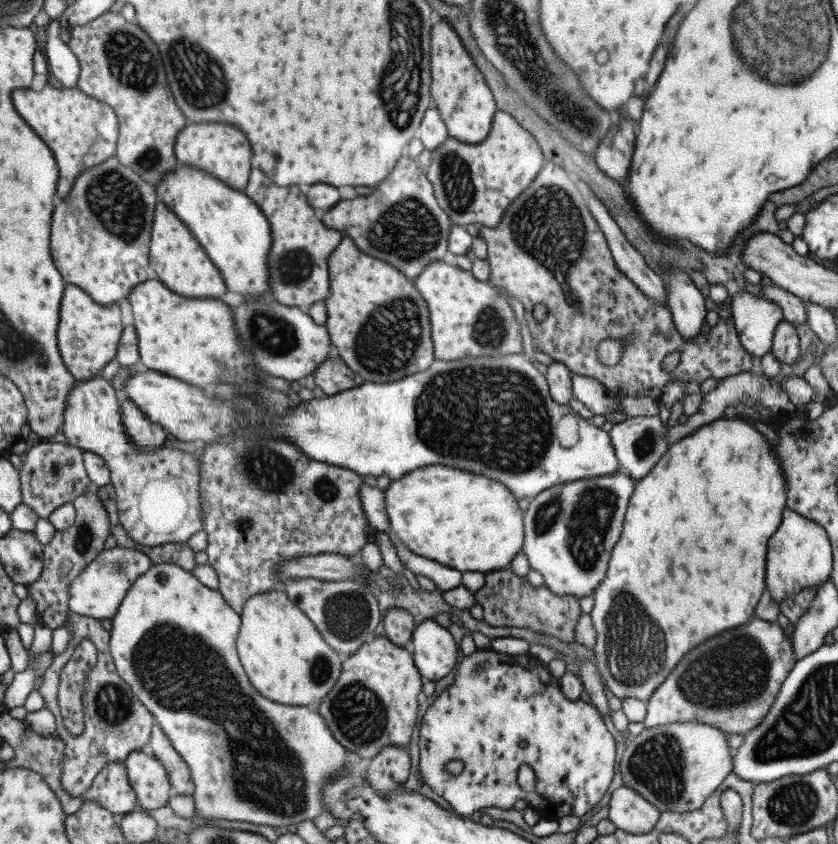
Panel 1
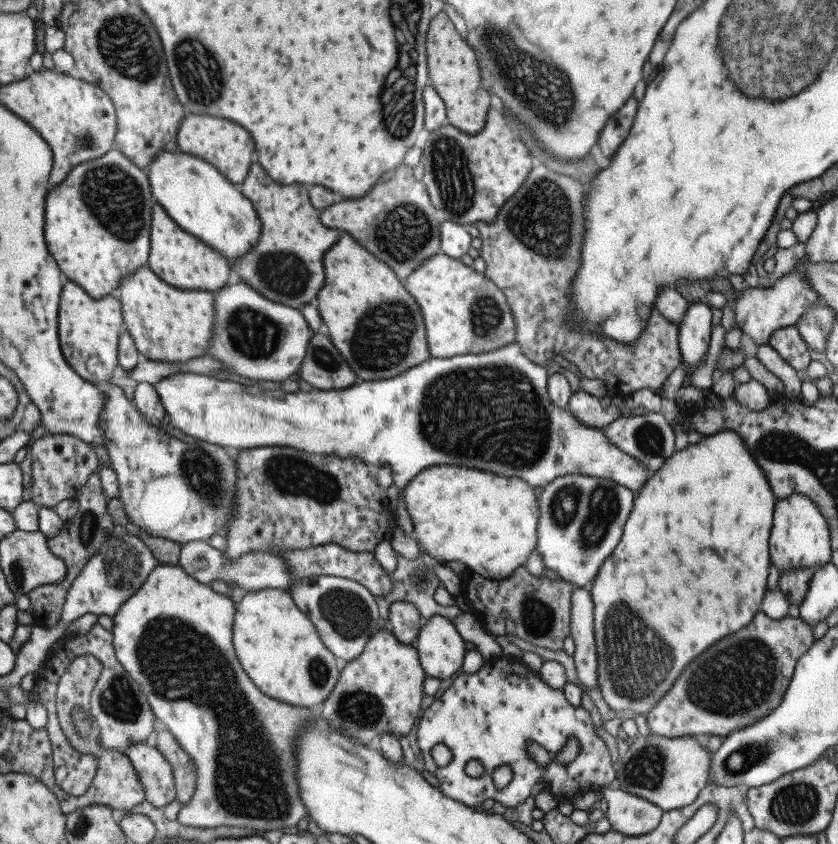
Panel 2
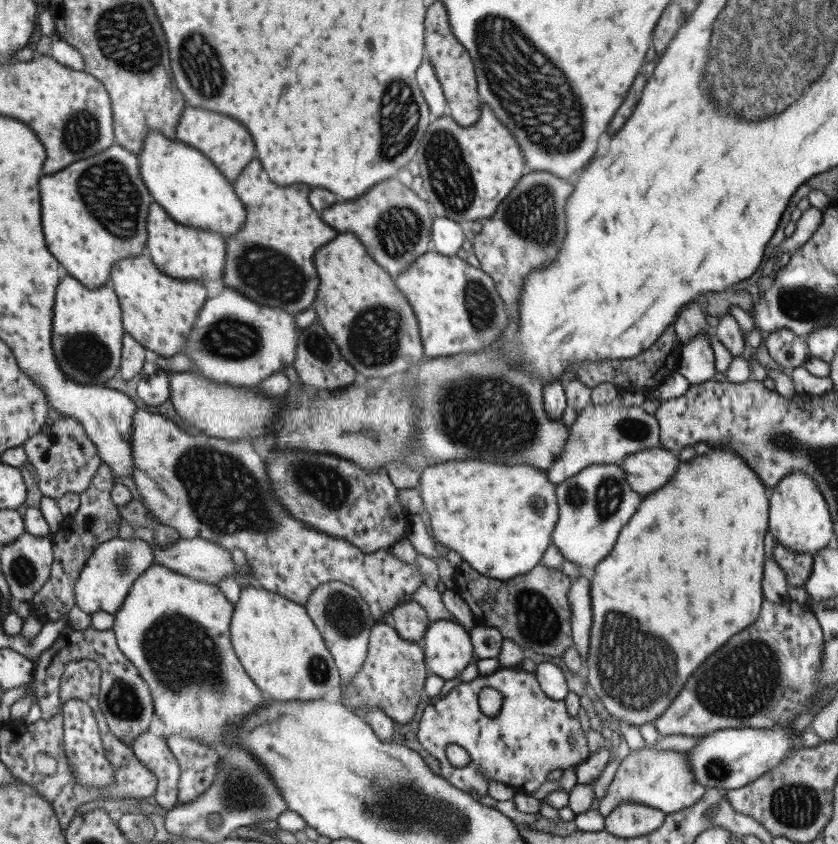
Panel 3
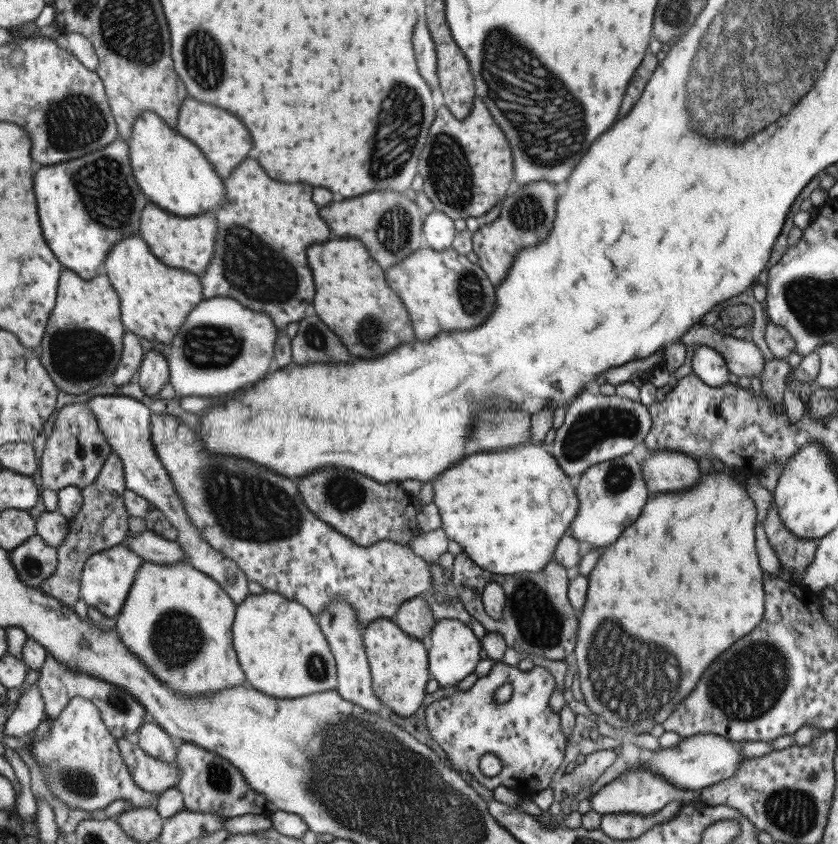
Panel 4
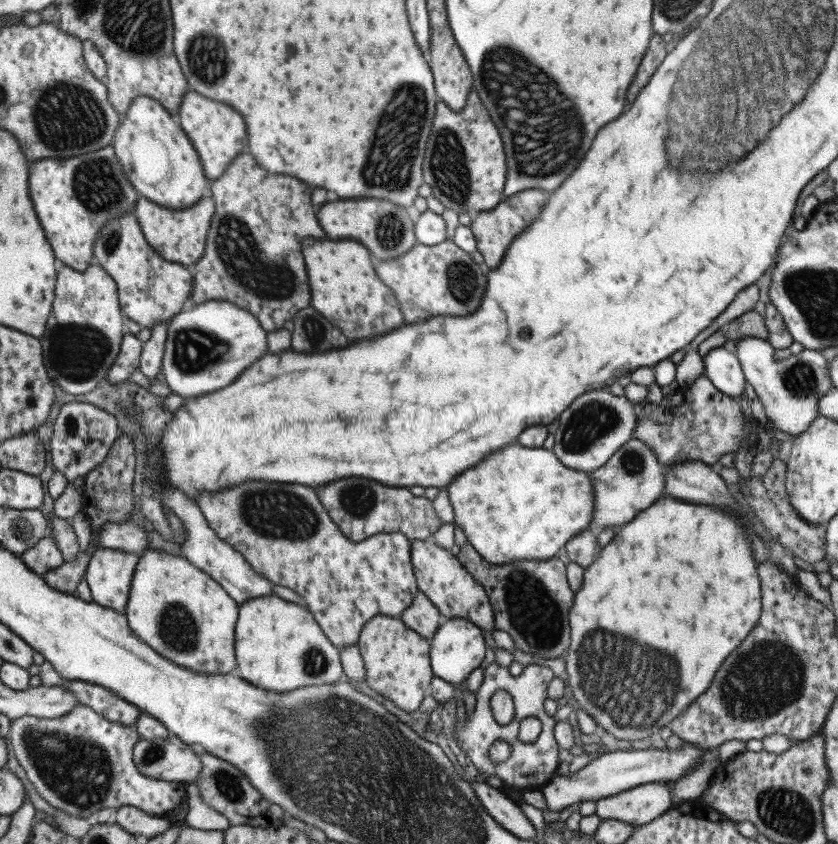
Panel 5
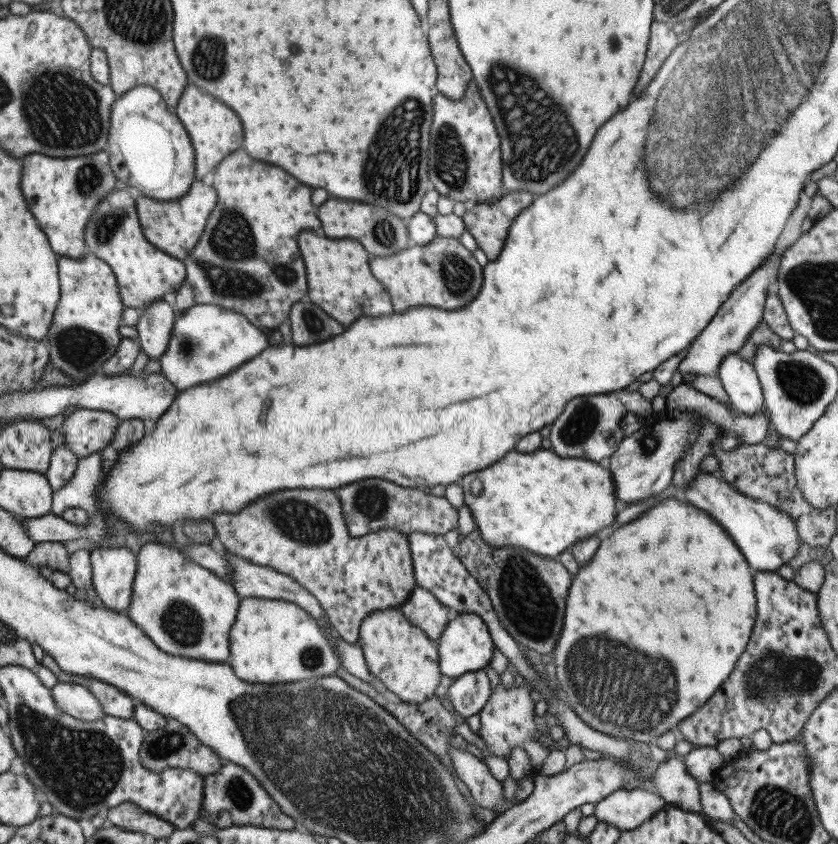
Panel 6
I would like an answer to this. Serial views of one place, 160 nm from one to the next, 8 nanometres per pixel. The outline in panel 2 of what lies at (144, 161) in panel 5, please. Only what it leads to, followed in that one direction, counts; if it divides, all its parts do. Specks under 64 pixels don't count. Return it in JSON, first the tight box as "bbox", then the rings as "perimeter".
{"bbox":[148,151,261,263],"perimeter":[[[159,151],[148,166],[148,185],[154,202],[177,227],[215,249],[228,263],[247,254],[257,242],[261,226],[253,206],[214,166],[179,151]]]}

